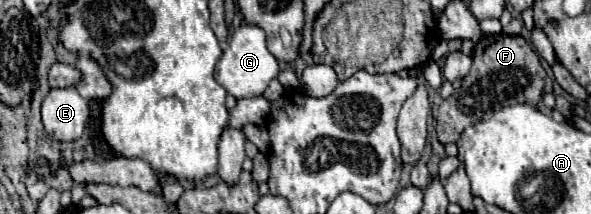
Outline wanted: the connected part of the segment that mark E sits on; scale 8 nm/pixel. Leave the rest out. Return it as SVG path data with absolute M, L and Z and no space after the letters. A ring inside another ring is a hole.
M76 87L50 89L50 93L42 101L44 129L56 141L78 139L84 133L88 117L88 103L78 95Z

